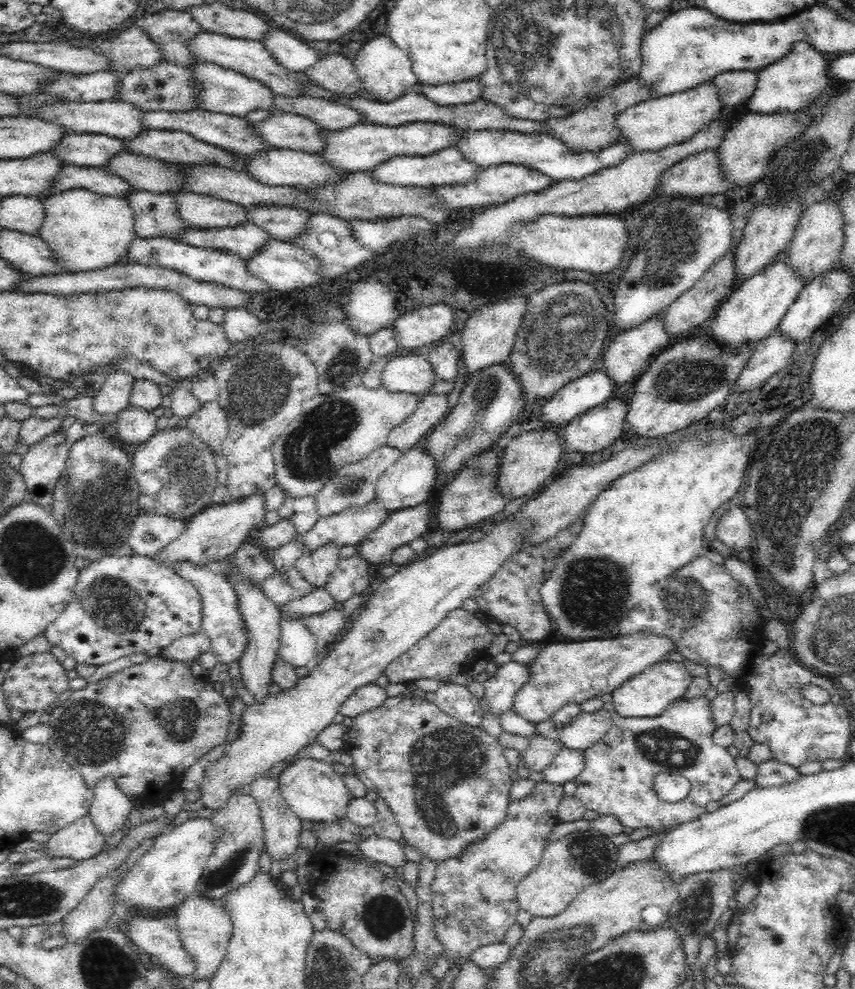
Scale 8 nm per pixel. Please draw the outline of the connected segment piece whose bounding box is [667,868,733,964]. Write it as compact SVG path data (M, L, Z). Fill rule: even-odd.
M720 868L714 871L700 871L698 874L687 876L678 882L678 898L668 910L667 924L671 926L683 940L683 951L686 964L694 962L698 954L698 944L704 936L713 932L718 918L728 910L728 902L732 896L733 873L728 868Z

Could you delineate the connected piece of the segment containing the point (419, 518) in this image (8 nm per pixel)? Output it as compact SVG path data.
M427 502L416 504L397 511L391 511L388 520L374 530L360 542L358 547L358 556L366 559L368 563L384 563L390 562L394 550L398 550L400 546L410 545L412 540L425 538L430 529L430 519L432 518L432 507Z

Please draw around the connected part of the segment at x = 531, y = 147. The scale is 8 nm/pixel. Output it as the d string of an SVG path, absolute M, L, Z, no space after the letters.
M459 130L456 141L452 147L462 153L464 159L472 162L472 165L484 170L492 165L519 164L534 169L548 177L554 183L566 180L581 180L602 169L624 161L630 154L630 145L616 142L610 146L602 147L597 151L584 150L581 153L568 151L564 142L544 132L538 134L526 134L515 130Z

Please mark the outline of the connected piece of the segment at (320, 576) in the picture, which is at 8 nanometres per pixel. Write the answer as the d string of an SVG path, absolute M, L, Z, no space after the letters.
M332 543L330 545L322 546L320 549L317 549L312 553L308 551L296 562L295 568L298 570L302 578L308 581L310 585L320 588L325 587L328 578L334 571L336 571L341 560L340 547L336 547L336 545Z

